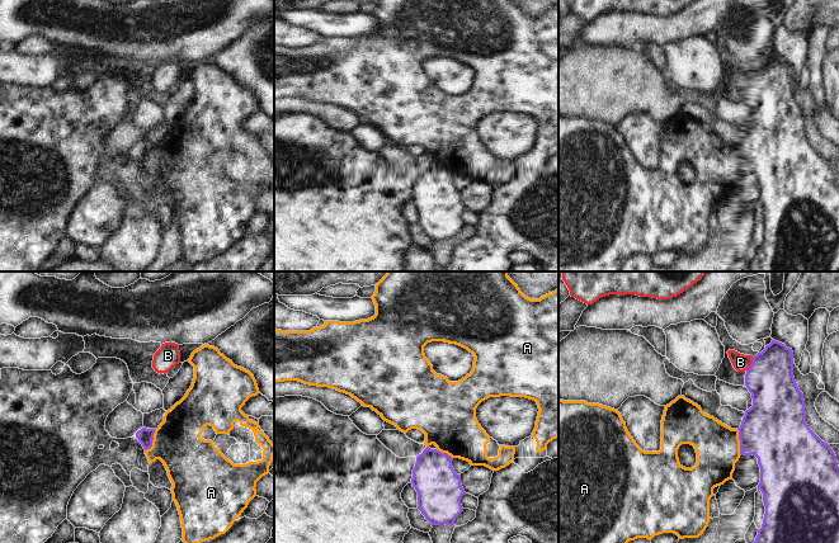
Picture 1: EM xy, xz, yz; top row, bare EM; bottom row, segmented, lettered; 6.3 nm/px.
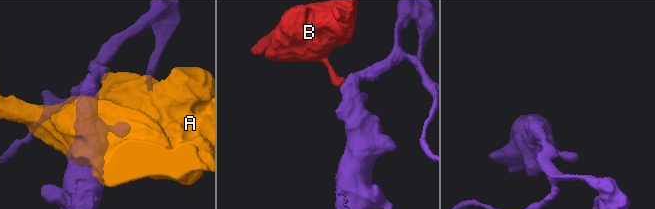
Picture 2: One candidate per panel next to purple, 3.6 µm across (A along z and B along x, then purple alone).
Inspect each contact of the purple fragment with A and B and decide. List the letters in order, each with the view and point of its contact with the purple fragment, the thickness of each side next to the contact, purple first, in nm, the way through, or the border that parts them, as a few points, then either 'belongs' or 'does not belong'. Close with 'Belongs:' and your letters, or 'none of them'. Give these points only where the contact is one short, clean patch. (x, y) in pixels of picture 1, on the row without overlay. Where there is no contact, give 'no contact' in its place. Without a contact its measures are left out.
A: contact yz (740, 157); calibres 420 and 280 nm; border yz (736, 145), (740, 170); does not belong
B: contact yz (752, 80); calibres 300 and 110 nm; way yz (776, 111), (772, 100), (752, 80), (740, 78); belongs
Belongs: B

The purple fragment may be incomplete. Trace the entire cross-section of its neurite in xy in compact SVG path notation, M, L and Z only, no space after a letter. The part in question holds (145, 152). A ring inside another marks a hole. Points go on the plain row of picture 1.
M142 143L136 148L136 154L142 160L143 165L147 166L152 162L154 150L156 145Z

